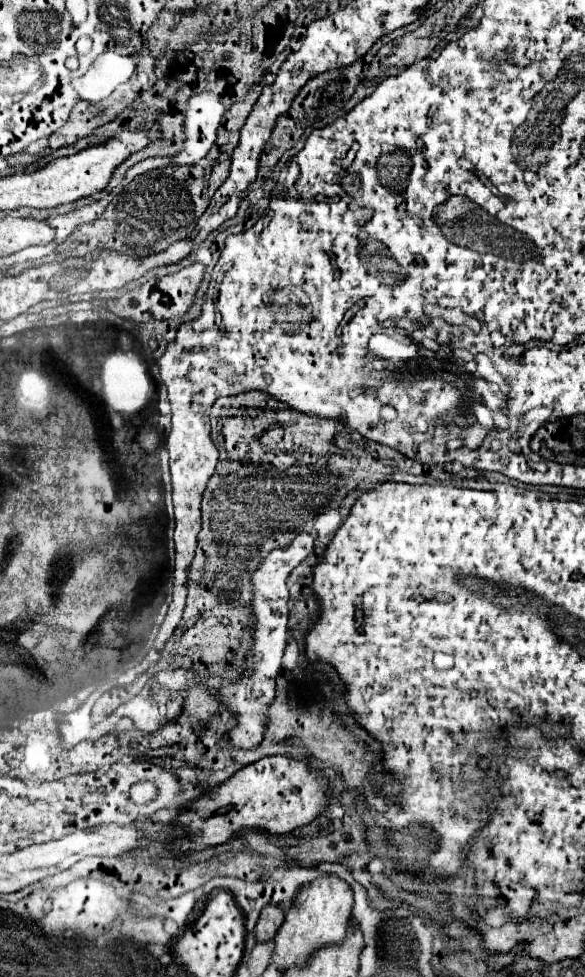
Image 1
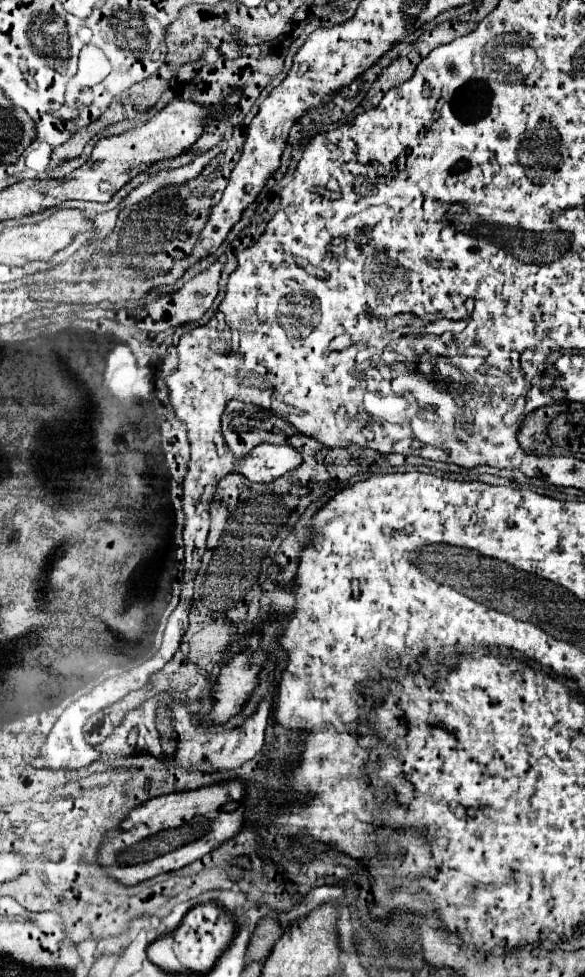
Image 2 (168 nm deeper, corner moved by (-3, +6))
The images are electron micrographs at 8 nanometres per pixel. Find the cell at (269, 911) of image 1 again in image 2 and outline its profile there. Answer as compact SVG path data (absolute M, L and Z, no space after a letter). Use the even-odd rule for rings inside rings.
M262 919L256 927L256 931L252 933L250 945L246 949L246 961L266 961L266 957L270 955L274 943L282 937L282 929L274 919Z

